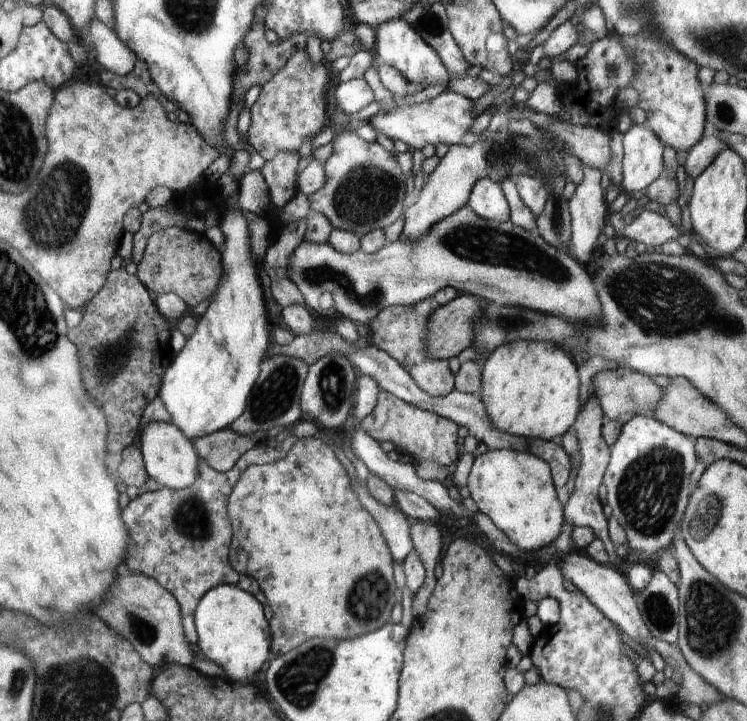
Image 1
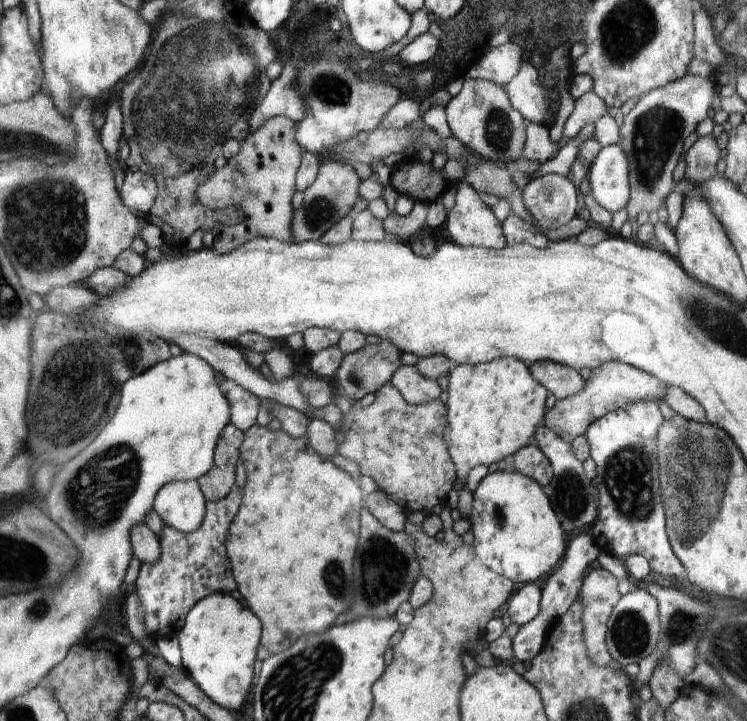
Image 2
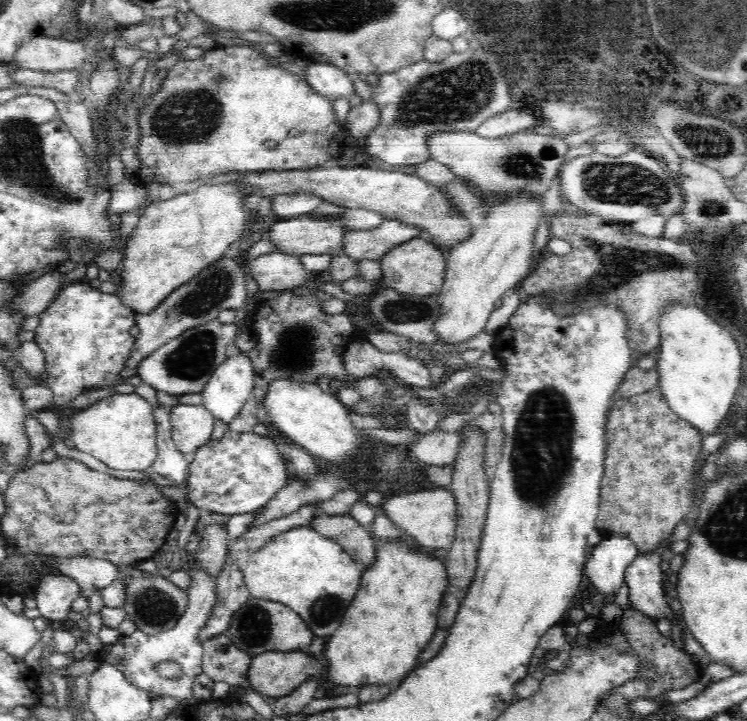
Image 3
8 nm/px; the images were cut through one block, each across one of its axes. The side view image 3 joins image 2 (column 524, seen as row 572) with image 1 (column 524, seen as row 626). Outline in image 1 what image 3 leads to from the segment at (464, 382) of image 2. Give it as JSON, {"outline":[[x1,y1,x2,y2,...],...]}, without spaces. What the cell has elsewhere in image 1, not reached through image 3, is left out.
{"outline":[[519,340,494,349,481,367,479,396,491,416,488,425,525,439,558,440,574,422,580,408,580,380,574,362,560,347,548,341]]}

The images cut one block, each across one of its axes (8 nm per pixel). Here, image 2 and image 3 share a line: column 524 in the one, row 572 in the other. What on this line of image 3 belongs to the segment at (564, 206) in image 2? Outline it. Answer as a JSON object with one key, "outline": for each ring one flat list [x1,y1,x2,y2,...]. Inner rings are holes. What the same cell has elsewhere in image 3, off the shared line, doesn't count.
{"outline":[[194,531,189,537,189,541,185,546,185,551,189,556,189,566,186,568,190,575,191,583,187,588,188,607,186,613,180,617,180,620,166,632,158,632,158,634,146,634,136,629,130,635,121,636,116,642,103,644,101,650,93,655,97,657,101,664,101,660,109,660,110,664,117,665,119,669,128,677,130,684,136,684,138,688,145,689,152,698,178,698,183,702,197,703,192,696,192,682,195,676,202,674,203,642,198,639,198,634,202,626,208,622,211,613,216,607,216,577,194,567,192,565,192,556,198,552,200,546,201,535,196,535],[165,660,171,660,180,664,181,675,177,679,167,679,160,677,158,669,154,668,155,664]]}

